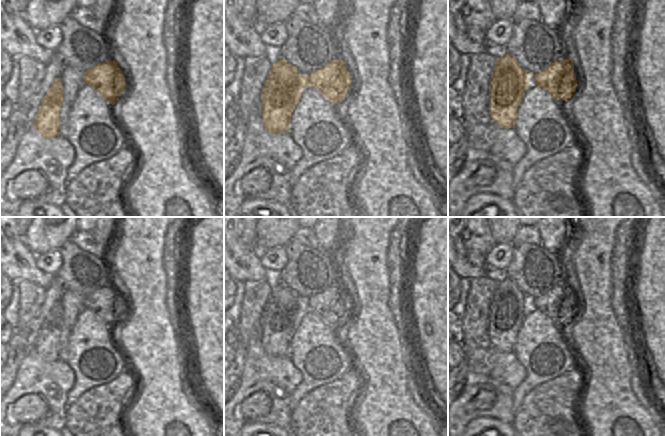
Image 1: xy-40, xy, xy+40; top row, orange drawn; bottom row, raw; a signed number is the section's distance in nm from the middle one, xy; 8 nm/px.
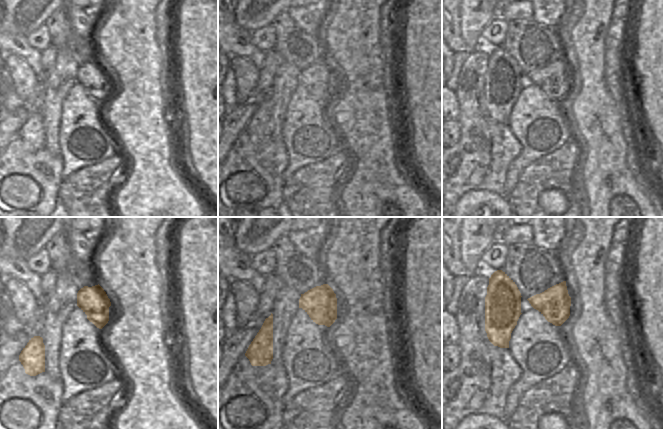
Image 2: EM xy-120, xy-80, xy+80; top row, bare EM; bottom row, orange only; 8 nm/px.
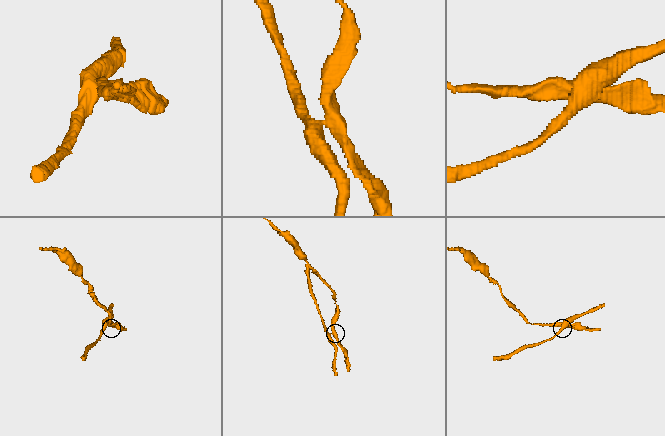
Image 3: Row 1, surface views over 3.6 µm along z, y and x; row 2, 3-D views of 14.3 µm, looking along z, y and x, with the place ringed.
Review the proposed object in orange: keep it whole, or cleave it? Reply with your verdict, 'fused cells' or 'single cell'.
fused cells

